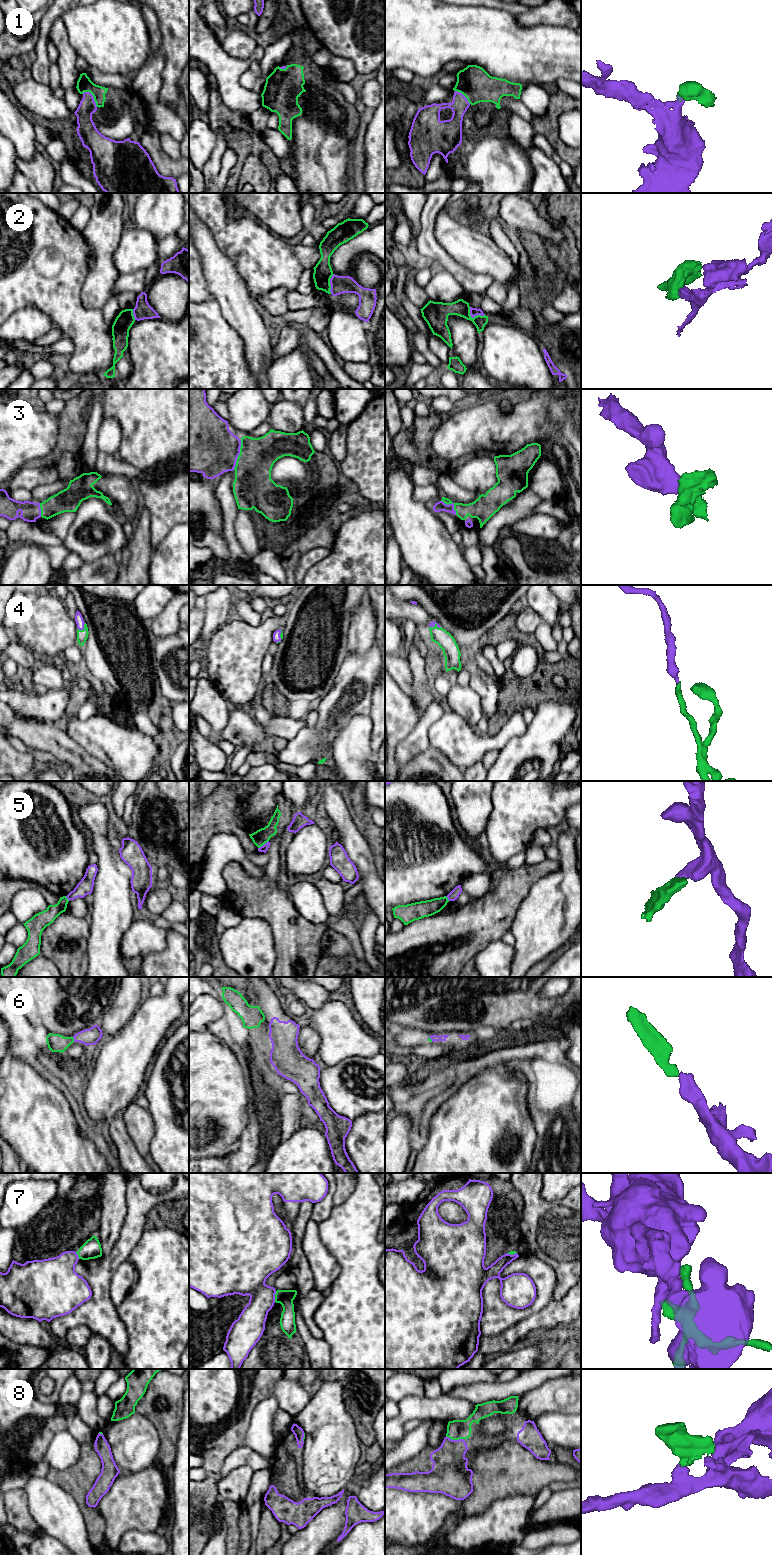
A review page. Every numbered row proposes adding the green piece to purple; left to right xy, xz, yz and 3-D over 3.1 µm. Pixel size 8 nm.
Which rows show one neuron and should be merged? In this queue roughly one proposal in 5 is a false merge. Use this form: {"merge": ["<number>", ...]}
{"merge": ["1", "2", "3", "4", "6", "8"]}

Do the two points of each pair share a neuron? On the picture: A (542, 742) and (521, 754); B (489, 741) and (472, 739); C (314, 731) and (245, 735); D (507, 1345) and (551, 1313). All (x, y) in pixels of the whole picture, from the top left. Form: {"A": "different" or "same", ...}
{"A": "same", "B": "same", "C": "different", "D": "same"}

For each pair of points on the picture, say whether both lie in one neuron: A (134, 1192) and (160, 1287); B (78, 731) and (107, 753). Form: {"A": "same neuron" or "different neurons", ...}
{"A": "different neurons", "B": "same neuron"}

